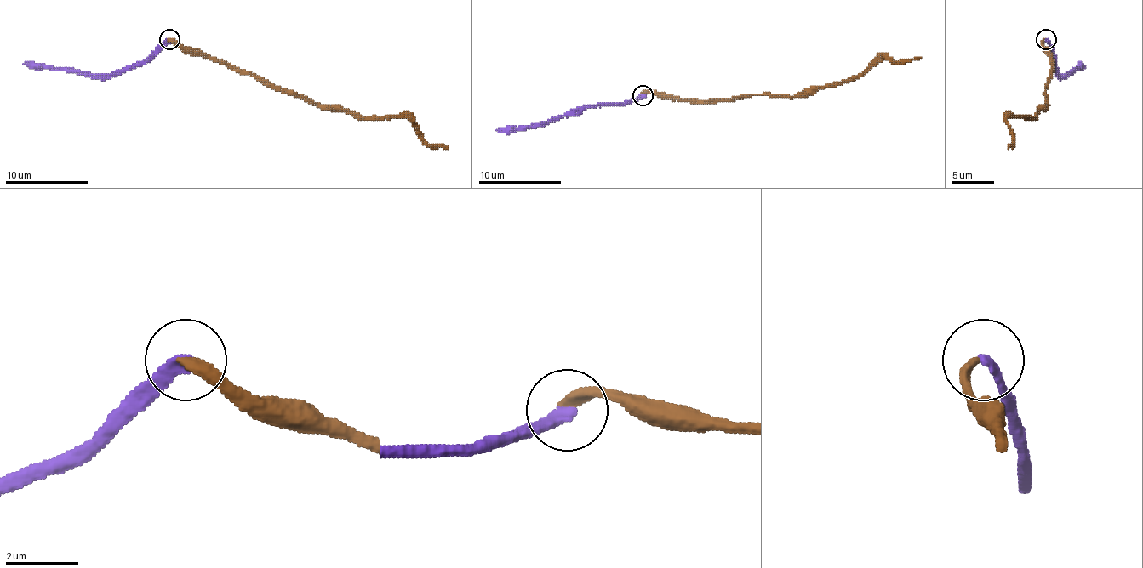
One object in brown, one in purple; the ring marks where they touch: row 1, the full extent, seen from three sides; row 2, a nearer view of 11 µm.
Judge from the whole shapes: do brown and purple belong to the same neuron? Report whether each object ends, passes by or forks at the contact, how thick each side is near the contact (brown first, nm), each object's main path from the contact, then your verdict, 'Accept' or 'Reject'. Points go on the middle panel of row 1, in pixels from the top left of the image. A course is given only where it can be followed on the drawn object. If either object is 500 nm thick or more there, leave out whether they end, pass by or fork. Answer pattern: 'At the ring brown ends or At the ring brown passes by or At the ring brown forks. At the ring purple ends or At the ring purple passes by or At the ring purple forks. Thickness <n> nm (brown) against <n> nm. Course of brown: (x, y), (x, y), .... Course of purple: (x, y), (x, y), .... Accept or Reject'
At the ring brown ends. At the ring purple ends. Thickness 300 nm (brown) against 320 nm. Course of brown: (643, 94), (691, 101), (805, 97), (854, 80), (882, 55), (900, 61), (921, 58). Course of purple: (643, 94), (619, 103), (583, 107), (538, 123), (496, 130). Accept

